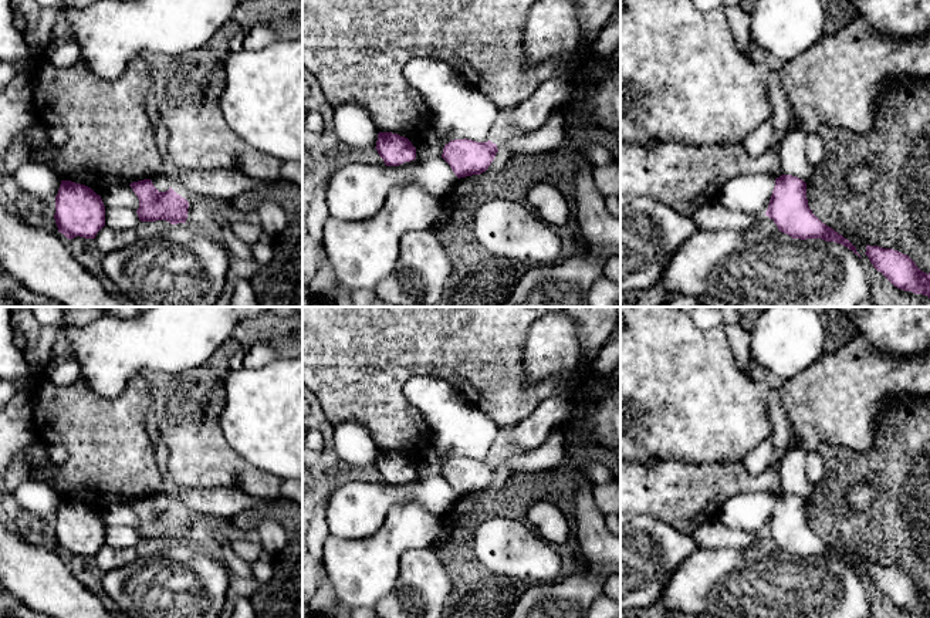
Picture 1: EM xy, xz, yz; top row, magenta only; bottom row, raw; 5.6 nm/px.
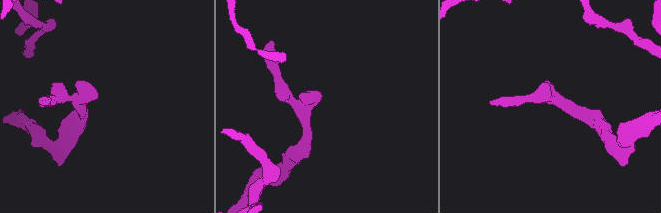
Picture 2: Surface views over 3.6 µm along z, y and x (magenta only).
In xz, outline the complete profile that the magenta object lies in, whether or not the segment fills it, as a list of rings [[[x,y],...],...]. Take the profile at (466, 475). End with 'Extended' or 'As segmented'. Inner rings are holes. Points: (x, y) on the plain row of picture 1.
[[[454,457],[444,463],[442,476],[460,496],[480,493],[488,487],[498,470],[491,459],[476,460],[471,457]]]. As segmented

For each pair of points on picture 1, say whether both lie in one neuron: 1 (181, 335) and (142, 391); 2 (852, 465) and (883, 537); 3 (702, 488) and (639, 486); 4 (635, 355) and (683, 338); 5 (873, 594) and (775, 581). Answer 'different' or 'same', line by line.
1: different
2: same
3: same
4: same
5: different

